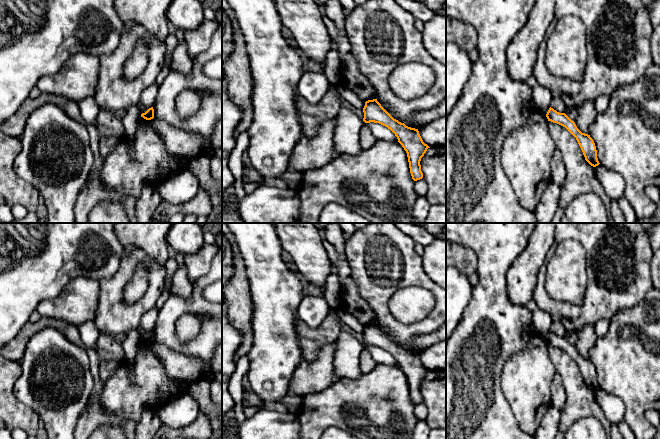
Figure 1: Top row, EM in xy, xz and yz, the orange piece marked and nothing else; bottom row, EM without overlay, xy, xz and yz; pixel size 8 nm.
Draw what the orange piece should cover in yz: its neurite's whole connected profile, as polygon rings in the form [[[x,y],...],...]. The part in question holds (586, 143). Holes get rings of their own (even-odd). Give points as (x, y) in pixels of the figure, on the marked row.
[[[549,108],[546,117],[548,121],[557,123],[565,127],[577,140],[585,160],[593,167],[598,166],[600,163],[597,158],[597,150],[593,139],[590,135],[582,133],[565,113],[559,113],[553,108]]]

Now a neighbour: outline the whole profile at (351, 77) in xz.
[[[350,52],[340,57],[340,73],[339,86],[351,89],[365,102],[376,99],[376,91],[373,85],[360,72],[358,61]]]

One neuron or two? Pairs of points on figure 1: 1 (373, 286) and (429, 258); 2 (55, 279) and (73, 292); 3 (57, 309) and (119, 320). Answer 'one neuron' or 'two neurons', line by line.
1: two neurons
2: two neurons
3: two neurons

